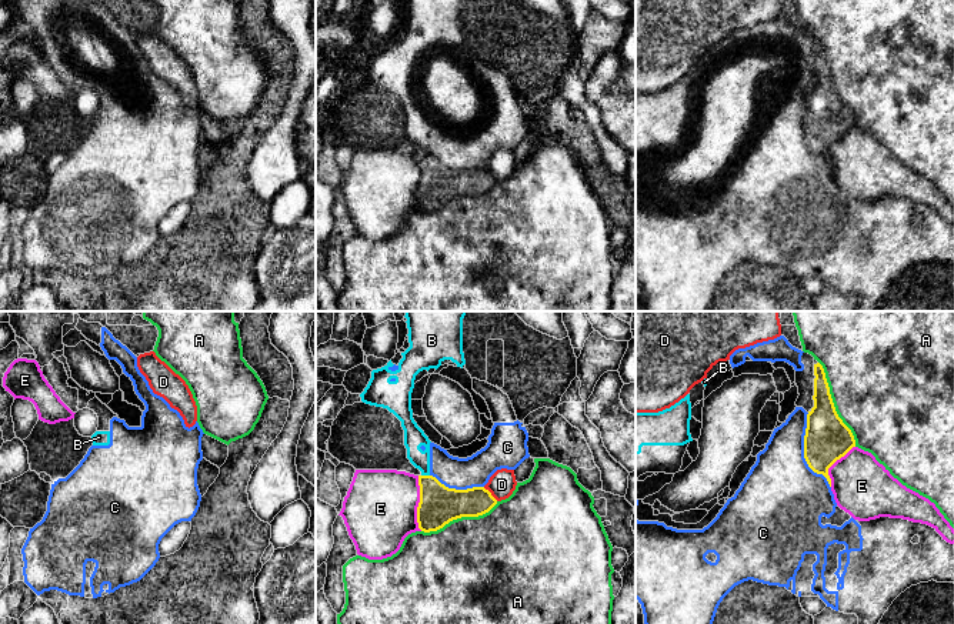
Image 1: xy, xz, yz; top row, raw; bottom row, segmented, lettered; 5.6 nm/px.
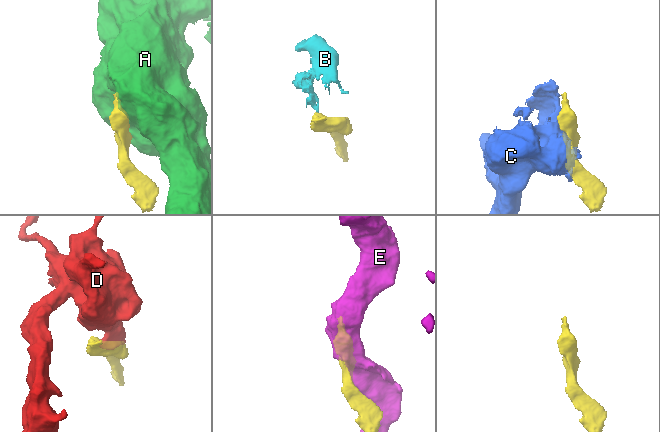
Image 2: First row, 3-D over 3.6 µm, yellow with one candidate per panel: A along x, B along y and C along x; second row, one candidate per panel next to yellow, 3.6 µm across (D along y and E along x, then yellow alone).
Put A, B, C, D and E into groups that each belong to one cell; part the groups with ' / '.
A / B C / D / E

